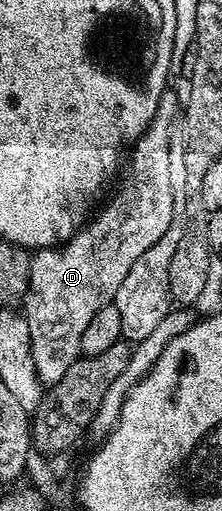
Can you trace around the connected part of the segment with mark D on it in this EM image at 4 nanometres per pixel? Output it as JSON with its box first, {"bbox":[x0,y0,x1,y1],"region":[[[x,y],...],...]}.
{"bbox":[24,91,180,386],"region":[[[168,91],[163,92],[152,123],[139,135],[129,150],[130,162],[127,165],[125,162],[124,172],[121,174],[122,182],[119,183],[114,198],[102,210],[99,208],[61,247],[39,249],[31,256],[28,291],[24,298],[24,316],[28,323],[32,363],[43,386],[52,386],[64,378],[68,367],[80,357],[80,338],[84,336],[92,315],[96,315],[100,307],[113,302],[116,291],[120,291],[120,283],[124,283],[136,259],[140,259],[140,255],[144,255],[144,251],[148,251],[148,247],[152,247],[152,243],[156,243],[156,239],[160,239],[160,235],[168,231],[168,223],[172,223],[176,182],[172,179],[172,171],[168,167],[168,147],[170,128],[176,124],[177,117],[174,116],[177,113],[179,116],[180,97]]]}

